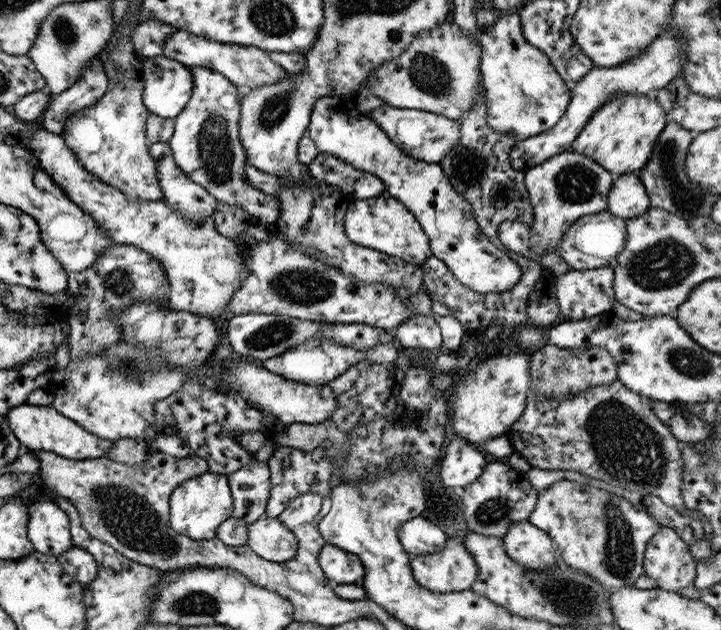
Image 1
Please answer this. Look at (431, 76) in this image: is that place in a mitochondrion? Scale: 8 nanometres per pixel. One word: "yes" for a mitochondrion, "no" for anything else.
yes

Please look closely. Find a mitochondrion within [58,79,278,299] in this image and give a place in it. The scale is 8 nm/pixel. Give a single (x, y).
(215, 150)

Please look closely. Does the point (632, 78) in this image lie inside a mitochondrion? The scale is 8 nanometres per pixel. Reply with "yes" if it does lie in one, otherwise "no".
no

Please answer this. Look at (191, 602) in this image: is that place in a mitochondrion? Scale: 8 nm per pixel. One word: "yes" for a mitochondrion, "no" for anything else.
yes

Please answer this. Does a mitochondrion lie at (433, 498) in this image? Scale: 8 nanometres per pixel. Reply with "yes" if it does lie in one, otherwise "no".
no

